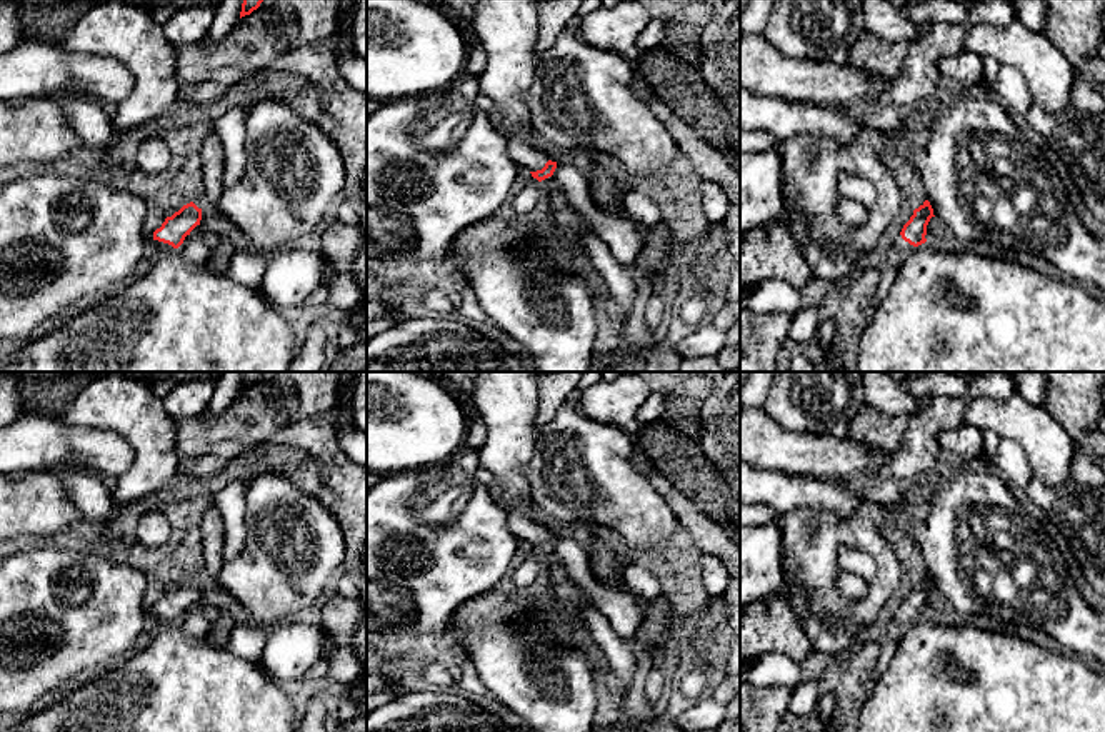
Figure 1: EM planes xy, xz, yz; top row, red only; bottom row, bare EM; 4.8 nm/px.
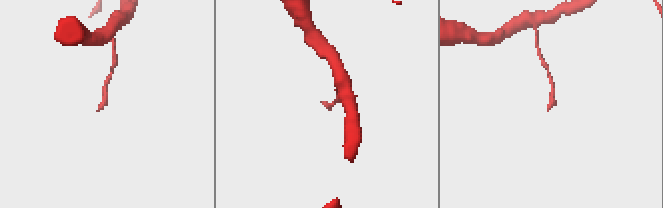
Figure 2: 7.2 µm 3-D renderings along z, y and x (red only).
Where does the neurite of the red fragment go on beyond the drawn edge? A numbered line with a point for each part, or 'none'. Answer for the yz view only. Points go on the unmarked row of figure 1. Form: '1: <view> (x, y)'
1: yz (902, 622)

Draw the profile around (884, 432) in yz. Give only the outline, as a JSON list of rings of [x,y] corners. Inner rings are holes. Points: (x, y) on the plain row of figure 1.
[[[865,405],[852,419],[848,437],[883,457],[890,457],[902,449],[907,427],[908,415],[892,415]]]

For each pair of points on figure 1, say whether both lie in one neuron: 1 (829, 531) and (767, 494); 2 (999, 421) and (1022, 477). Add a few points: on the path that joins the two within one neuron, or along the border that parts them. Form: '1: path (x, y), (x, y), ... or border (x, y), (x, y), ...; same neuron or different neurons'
1: border (832, 512), (822, 507), (797, 507), (777, 516); different neurons
2: border (1000, 437), (1010, 437), (1020, 446), (1030, 469); different neurons

